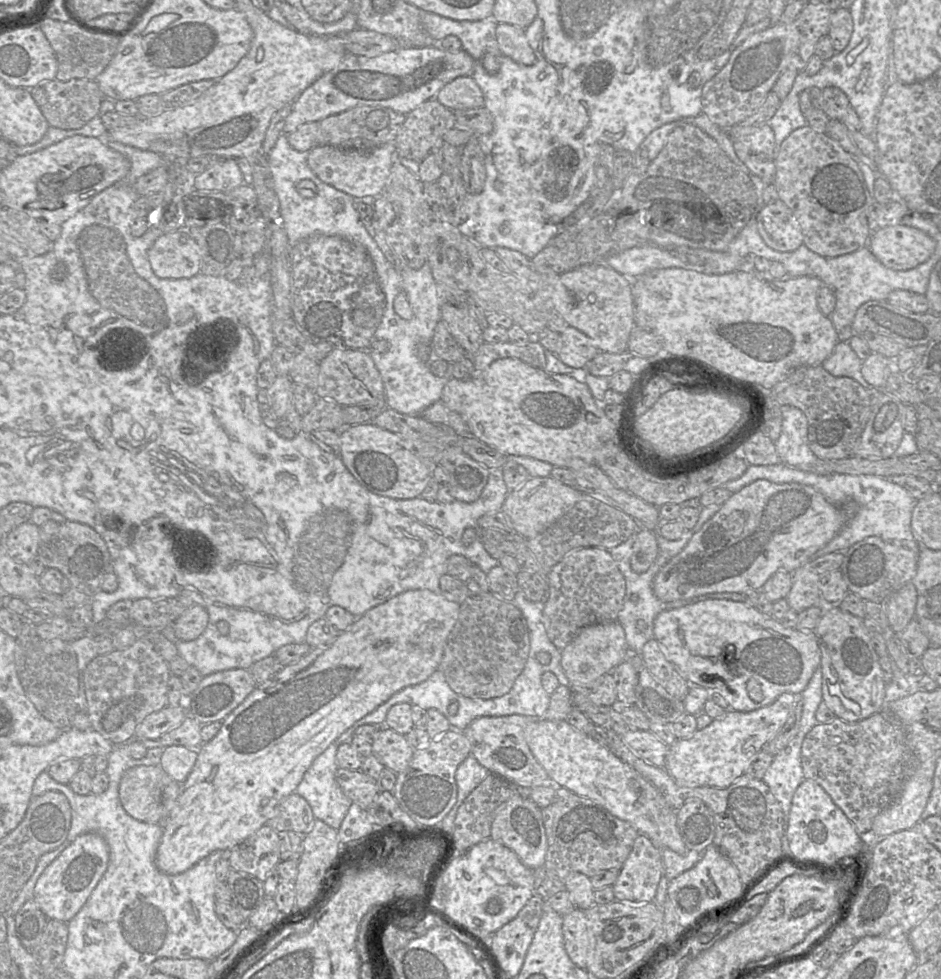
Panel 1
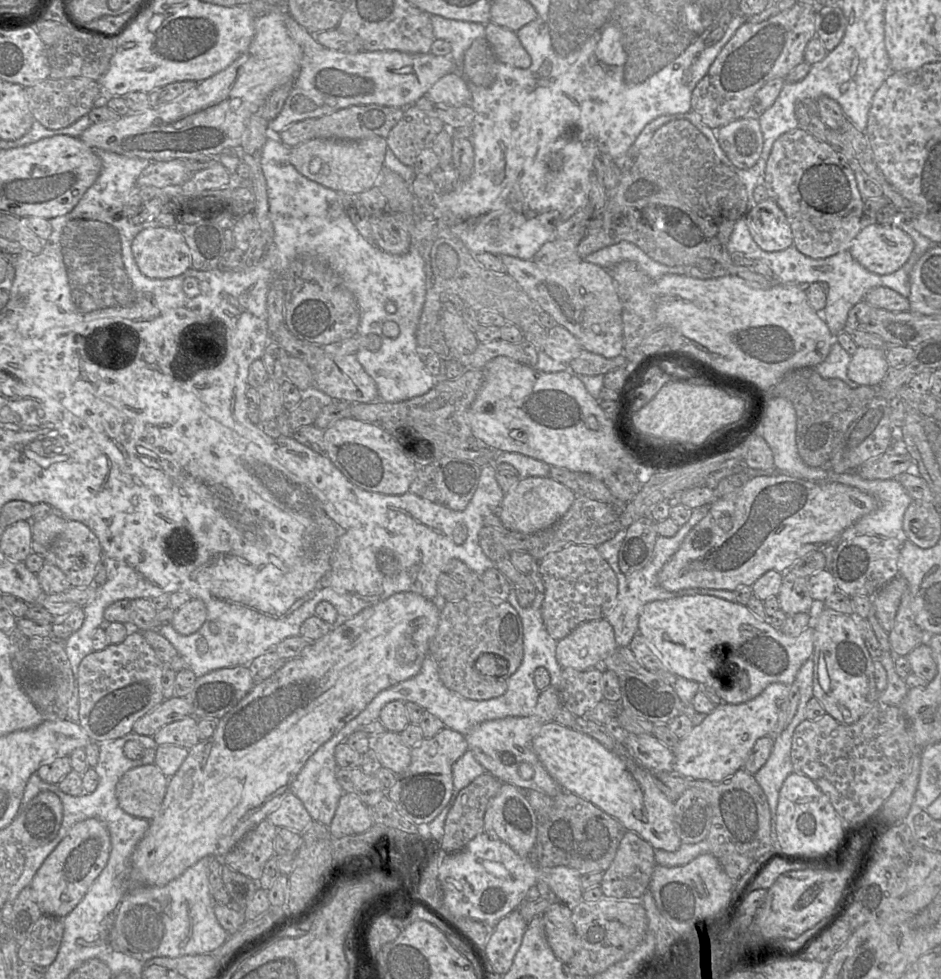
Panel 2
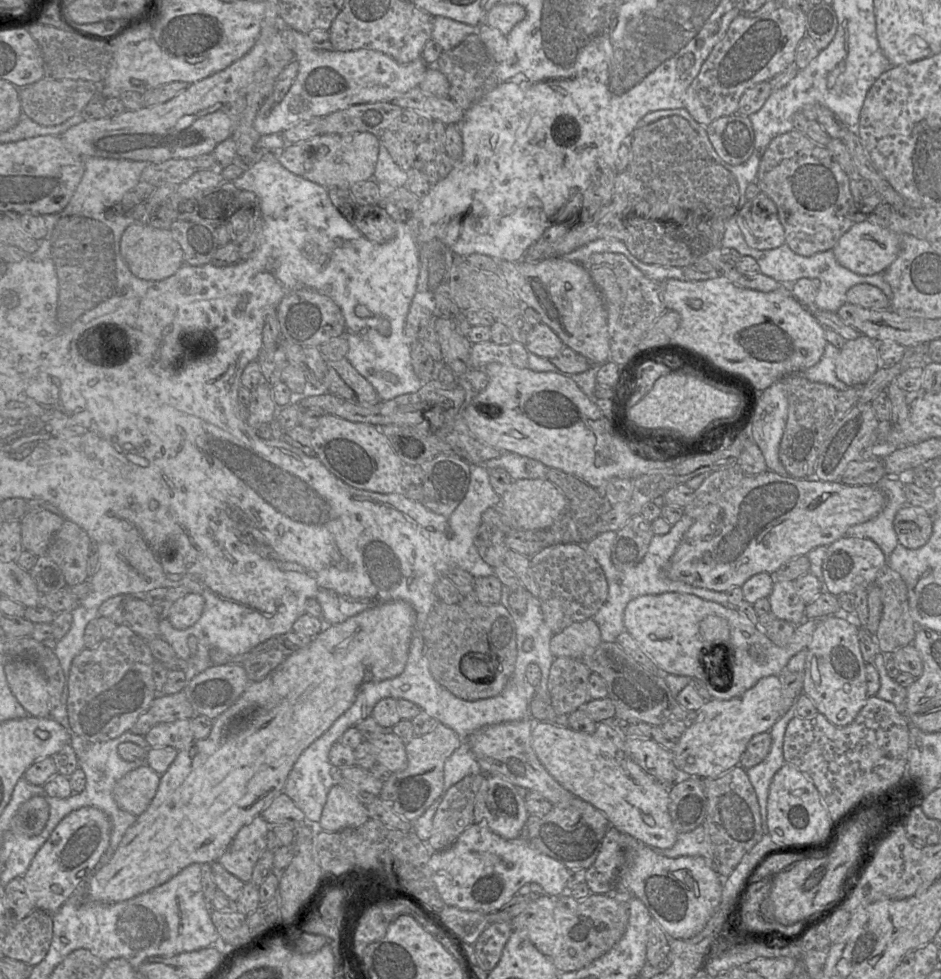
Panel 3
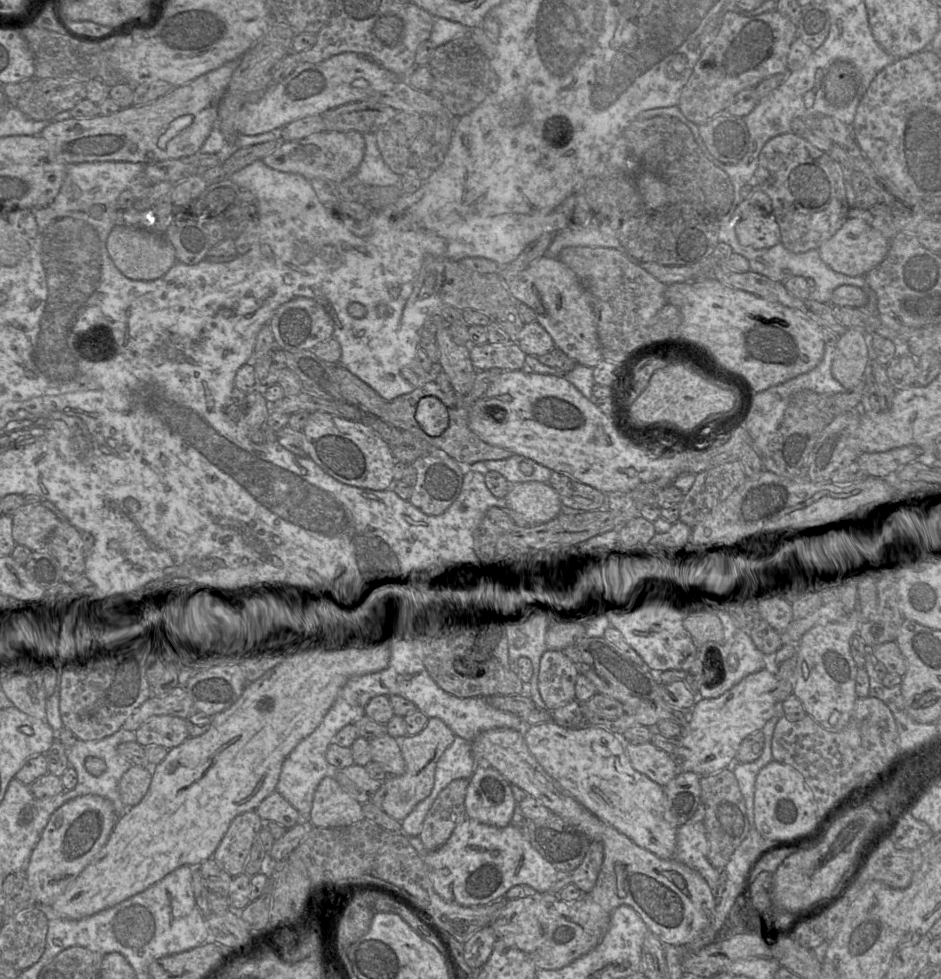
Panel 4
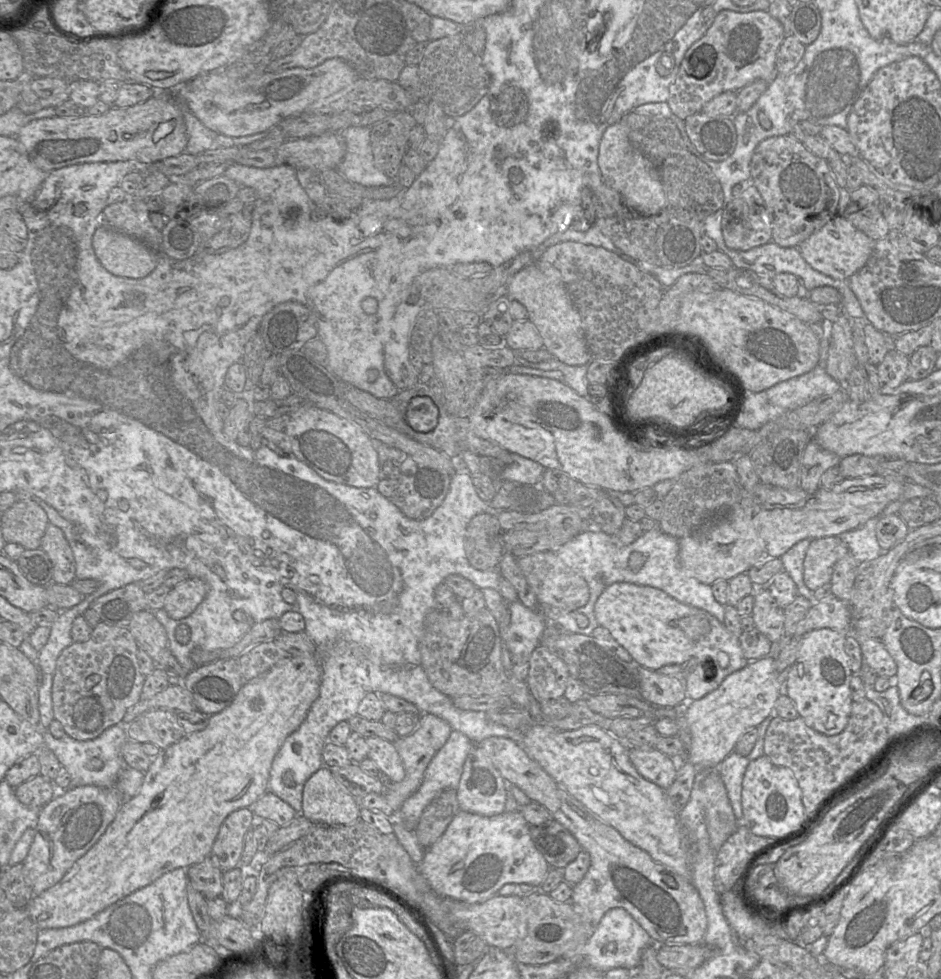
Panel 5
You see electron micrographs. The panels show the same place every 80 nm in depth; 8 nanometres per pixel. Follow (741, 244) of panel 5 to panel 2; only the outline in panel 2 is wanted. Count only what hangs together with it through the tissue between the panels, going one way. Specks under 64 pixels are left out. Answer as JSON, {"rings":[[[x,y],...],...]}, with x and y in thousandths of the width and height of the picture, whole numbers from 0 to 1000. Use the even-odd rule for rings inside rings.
{"rings":[[[821,203],[802,208],[792,224],[800,245],[810,255],[825,257],[843,250],[838,226]]]}

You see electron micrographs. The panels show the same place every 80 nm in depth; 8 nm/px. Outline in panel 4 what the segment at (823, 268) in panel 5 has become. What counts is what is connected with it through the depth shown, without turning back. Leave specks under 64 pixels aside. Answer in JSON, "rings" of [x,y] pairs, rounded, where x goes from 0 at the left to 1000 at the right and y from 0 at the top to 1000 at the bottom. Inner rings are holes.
{"rings":[[[900,223],[895,232],[870,253],[874,267],[887,278],[909,283],[919,282],[935,270],[945,254],[946,245],[923,231],[917,224]]]}

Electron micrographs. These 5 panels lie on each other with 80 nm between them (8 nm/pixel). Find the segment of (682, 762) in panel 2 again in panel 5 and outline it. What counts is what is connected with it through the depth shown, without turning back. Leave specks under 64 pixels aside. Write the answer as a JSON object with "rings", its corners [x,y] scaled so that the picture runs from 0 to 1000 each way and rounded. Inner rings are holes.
{"rings":[[[821,671],[796,675],[786,684],[775,688],[760,705],[736,716],[729,726],[735,752],[729,777],[743,785],[762,783],[781,766],[786,753],[797,744],[804,743],[819,728],[827,713],[827,689],[825,693]]]}

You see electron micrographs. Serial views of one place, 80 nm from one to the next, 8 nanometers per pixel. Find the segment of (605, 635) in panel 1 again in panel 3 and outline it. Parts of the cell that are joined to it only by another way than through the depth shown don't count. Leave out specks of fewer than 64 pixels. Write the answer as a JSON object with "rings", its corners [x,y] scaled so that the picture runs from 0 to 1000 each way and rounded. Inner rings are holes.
{"rings":[[[627,631],[610,635],[595,647],[588,648],[584,654],[584,665],[589,671],[617,674],[640,656],[637,639]]]}

